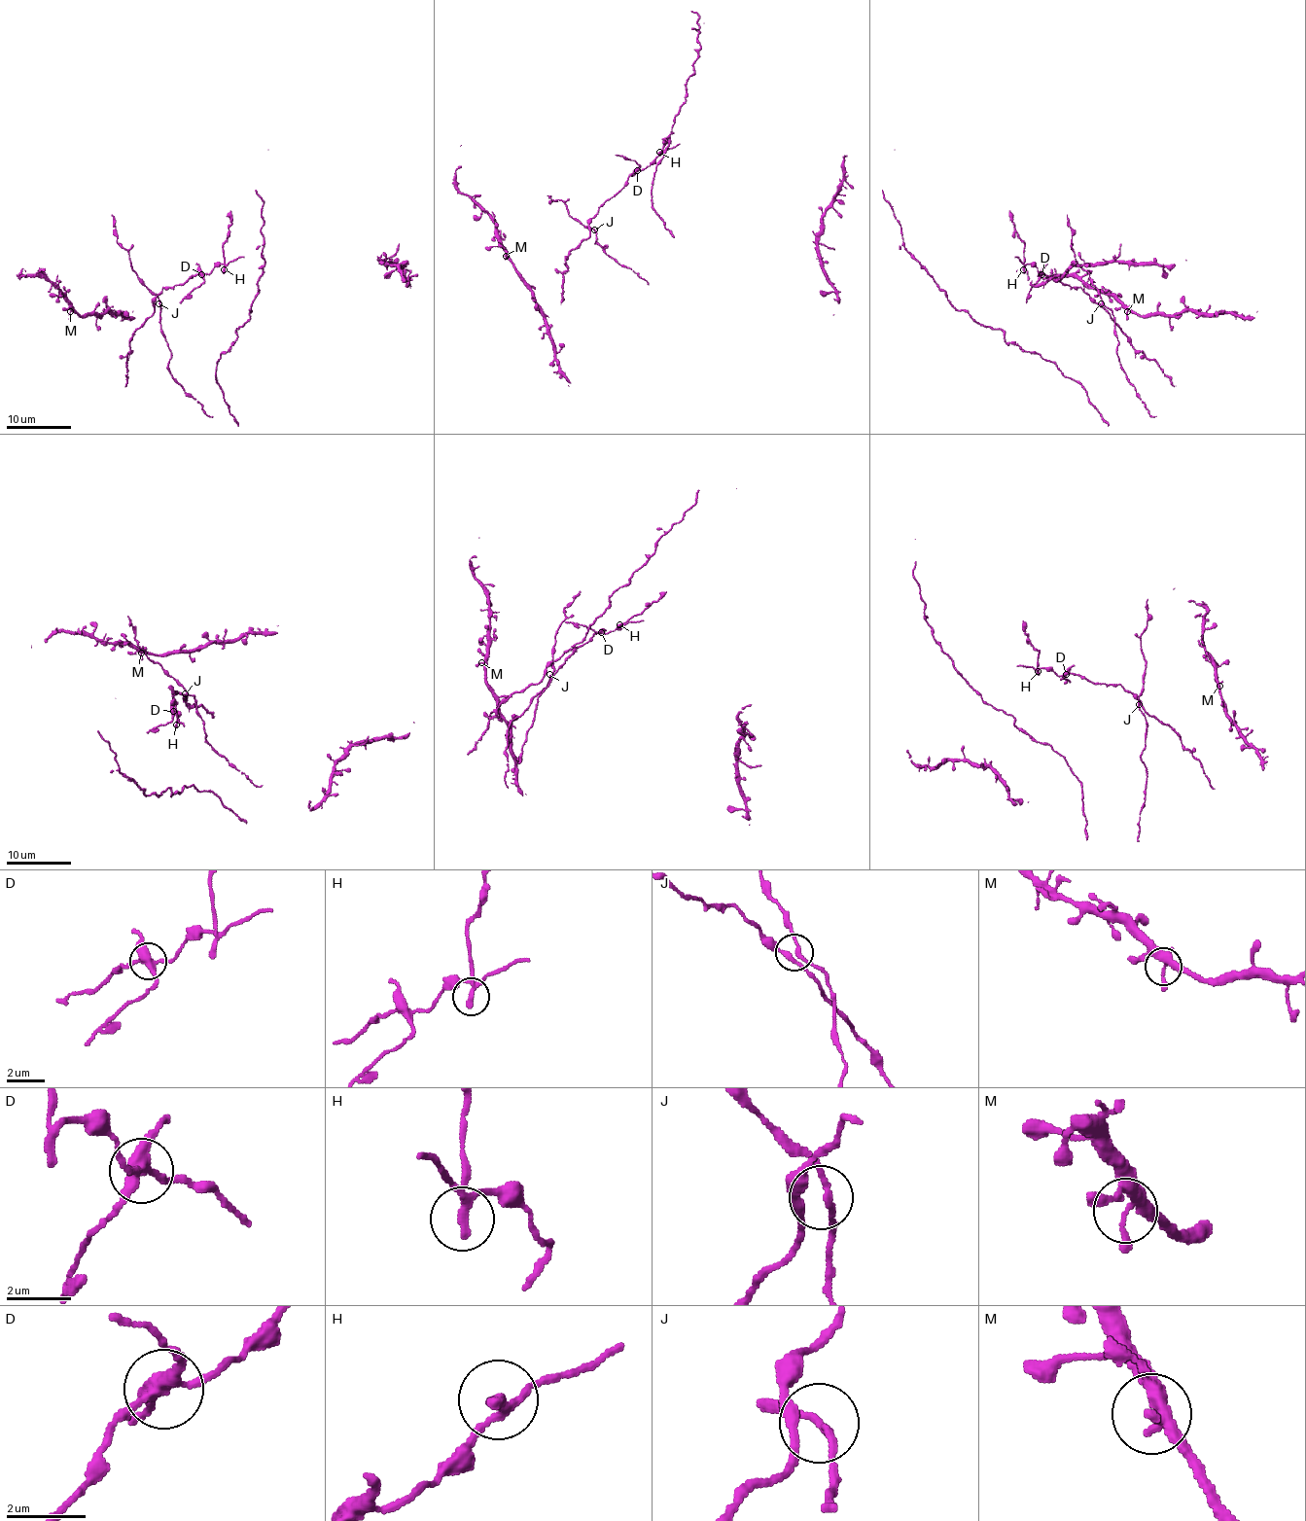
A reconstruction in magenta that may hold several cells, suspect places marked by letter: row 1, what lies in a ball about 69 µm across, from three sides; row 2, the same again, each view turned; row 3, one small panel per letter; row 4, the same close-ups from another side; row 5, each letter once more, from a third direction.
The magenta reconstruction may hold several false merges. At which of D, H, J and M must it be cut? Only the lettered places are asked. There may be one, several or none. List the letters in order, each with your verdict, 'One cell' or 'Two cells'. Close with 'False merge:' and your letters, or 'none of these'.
D: Two cells
H: Two cells
J: One cell
M: One cell
False merge: D, H

